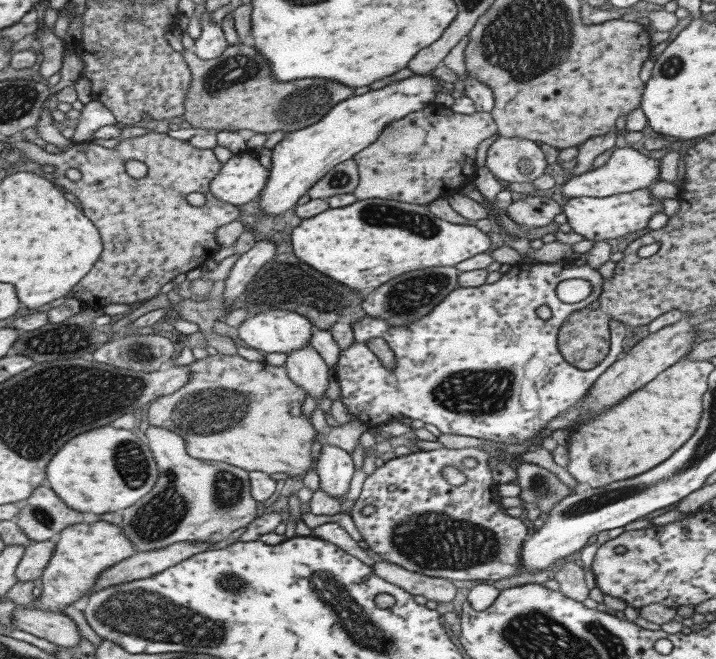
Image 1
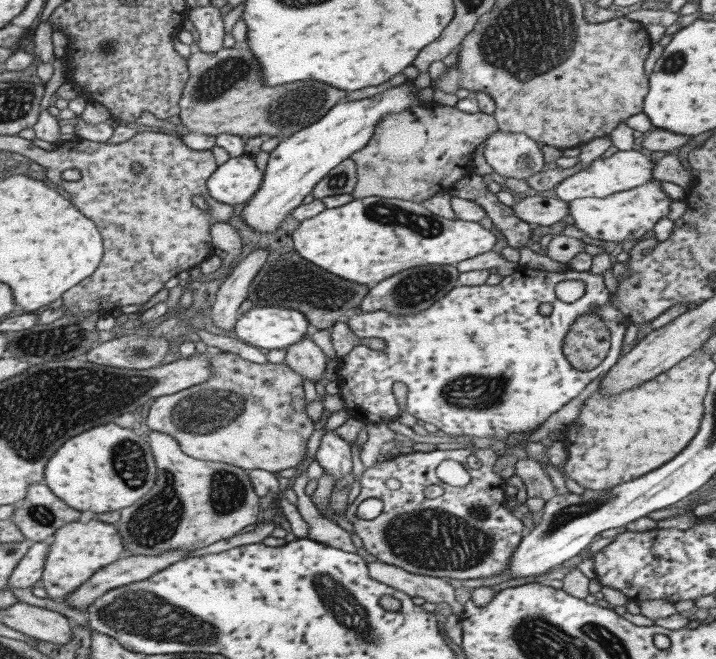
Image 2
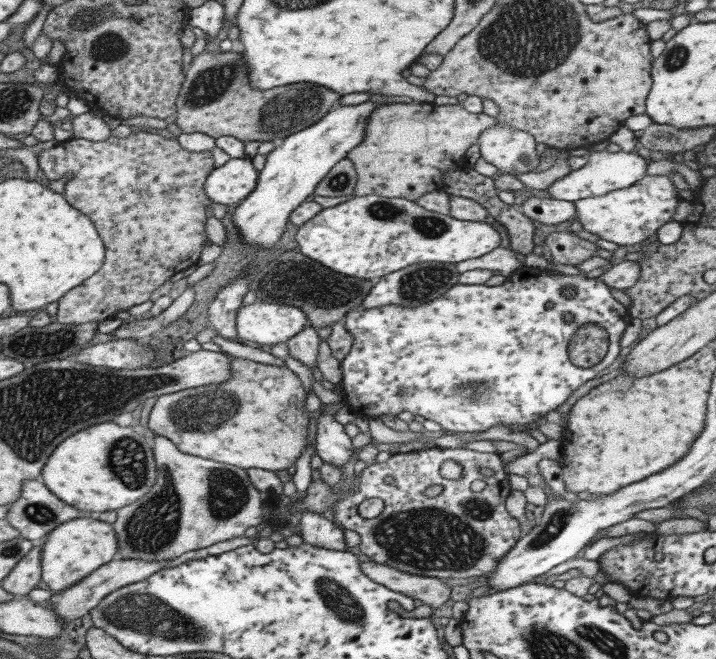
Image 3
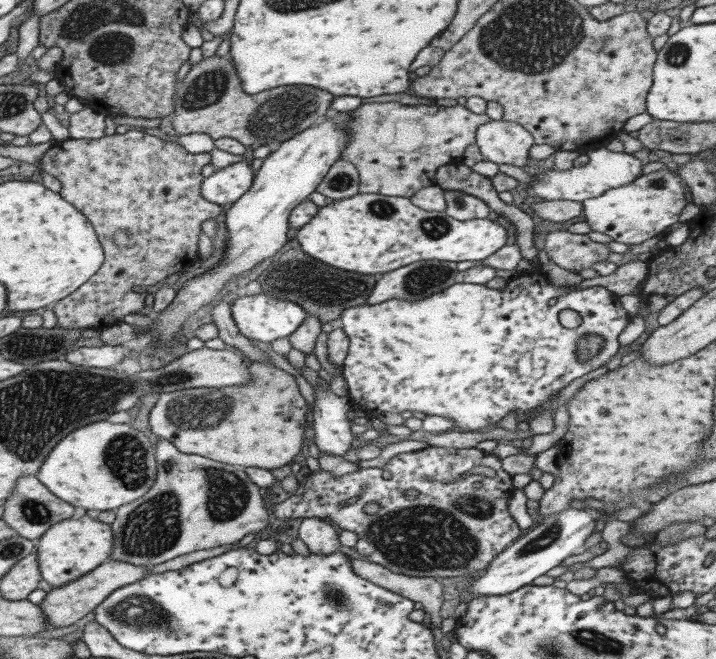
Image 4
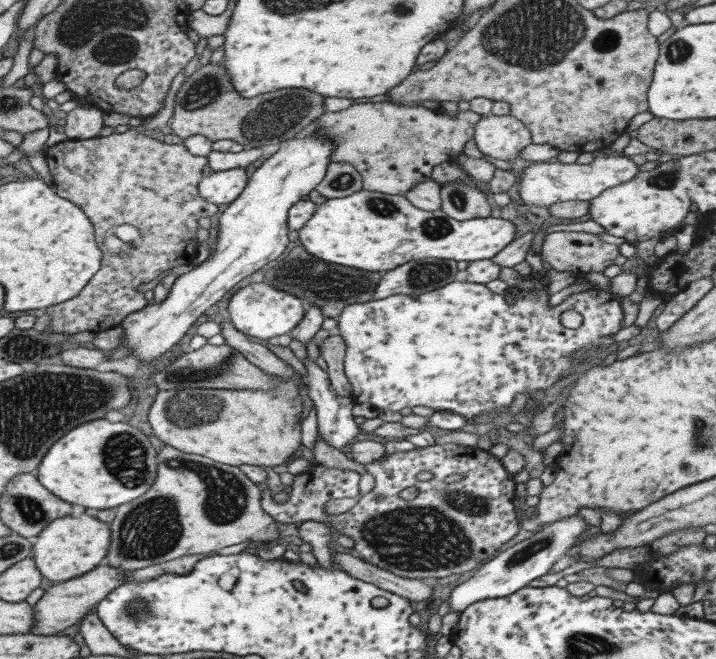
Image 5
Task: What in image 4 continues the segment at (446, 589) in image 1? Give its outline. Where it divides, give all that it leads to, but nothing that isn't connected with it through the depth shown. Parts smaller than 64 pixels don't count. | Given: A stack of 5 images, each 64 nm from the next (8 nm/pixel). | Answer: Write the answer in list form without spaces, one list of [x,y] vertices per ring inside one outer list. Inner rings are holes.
[[[351,559],[350,570],[359,578],[377,584],[381,588],[419,602],[425,613],[434,616],[443,601],[443,585],[431,577],[413,577],[393,573],[379,564],[367,560]]]

